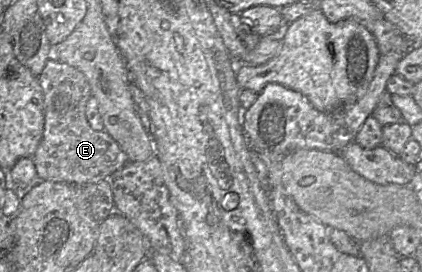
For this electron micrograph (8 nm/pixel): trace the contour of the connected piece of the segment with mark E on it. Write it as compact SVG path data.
M49 59L38 78L44 94L44 130L32 160L39 180L96 185L109 179L128 162L128 157L104 129L96 131L90 127L86 118L86 105L92 94L85 75L68 64Z

